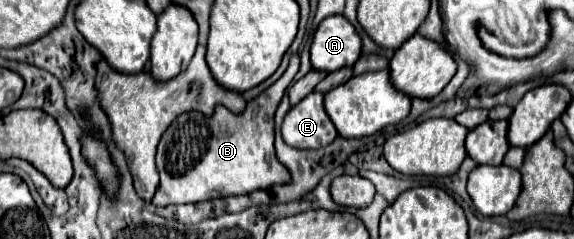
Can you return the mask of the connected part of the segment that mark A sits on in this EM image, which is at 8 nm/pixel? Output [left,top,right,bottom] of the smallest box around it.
[312,16,362,72]

